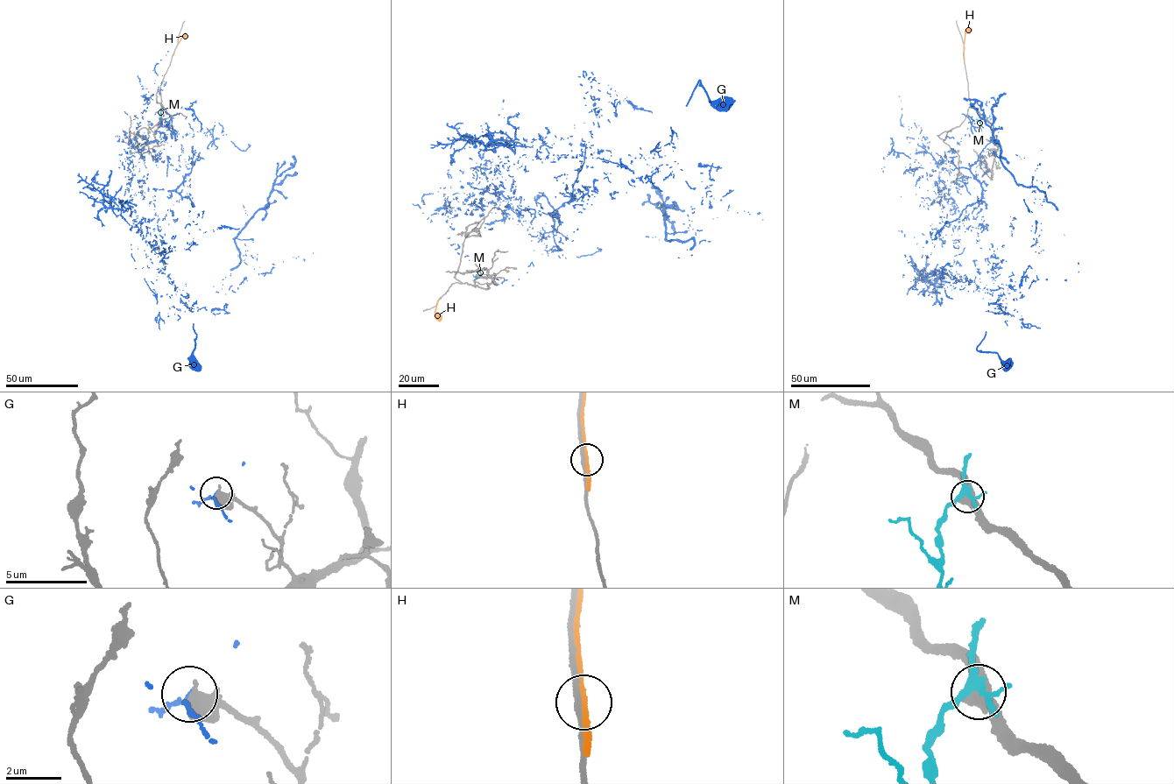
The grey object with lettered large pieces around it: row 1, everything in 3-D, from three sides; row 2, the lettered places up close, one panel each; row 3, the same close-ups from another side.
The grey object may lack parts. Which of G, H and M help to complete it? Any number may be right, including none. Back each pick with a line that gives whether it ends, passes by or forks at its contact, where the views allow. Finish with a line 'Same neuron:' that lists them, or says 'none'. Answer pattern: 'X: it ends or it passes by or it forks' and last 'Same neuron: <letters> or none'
Same neuron: none

